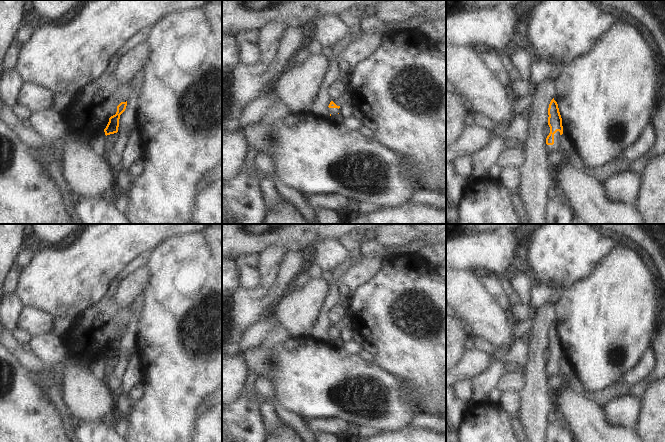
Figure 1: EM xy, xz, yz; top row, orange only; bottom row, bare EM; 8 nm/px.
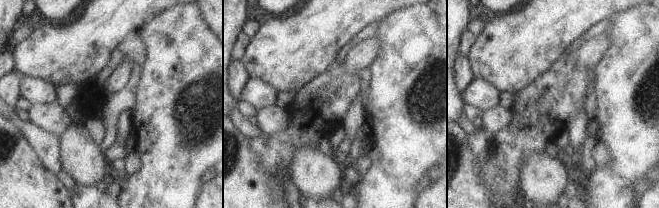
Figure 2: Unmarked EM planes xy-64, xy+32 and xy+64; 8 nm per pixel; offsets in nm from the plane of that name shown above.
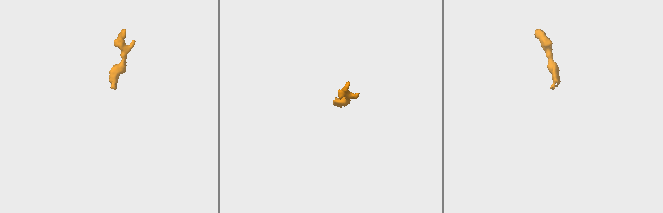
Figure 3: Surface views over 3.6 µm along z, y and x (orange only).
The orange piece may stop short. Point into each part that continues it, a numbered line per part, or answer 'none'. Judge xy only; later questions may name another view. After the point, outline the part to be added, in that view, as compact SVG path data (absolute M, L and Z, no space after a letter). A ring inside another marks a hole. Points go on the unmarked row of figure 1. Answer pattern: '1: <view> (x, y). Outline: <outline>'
none.

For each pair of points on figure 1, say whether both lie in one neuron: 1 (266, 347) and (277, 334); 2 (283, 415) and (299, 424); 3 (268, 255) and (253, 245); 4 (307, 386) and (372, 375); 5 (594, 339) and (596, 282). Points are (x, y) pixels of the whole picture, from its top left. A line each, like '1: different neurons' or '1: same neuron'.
1: same neuron
2: same neuron
3: different neurons
4: same neuron
5: same neuron

